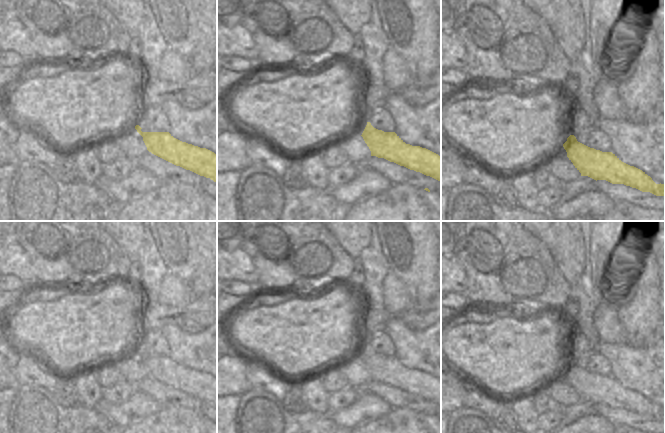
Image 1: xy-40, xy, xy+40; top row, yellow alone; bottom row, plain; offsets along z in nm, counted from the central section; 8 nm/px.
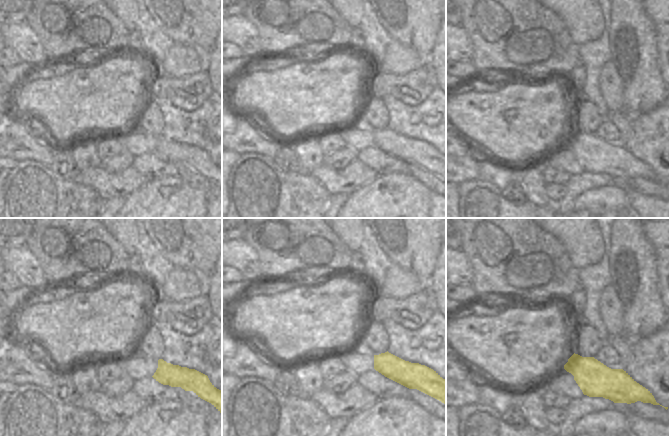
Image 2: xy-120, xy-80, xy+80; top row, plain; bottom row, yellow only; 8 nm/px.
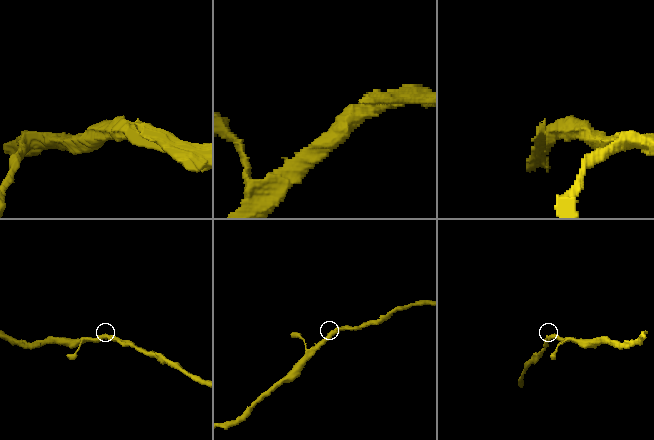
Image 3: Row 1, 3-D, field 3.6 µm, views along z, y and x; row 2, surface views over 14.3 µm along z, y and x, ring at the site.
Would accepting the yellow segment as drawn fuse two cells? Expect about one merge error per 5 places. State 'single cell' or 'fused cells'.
single cell

